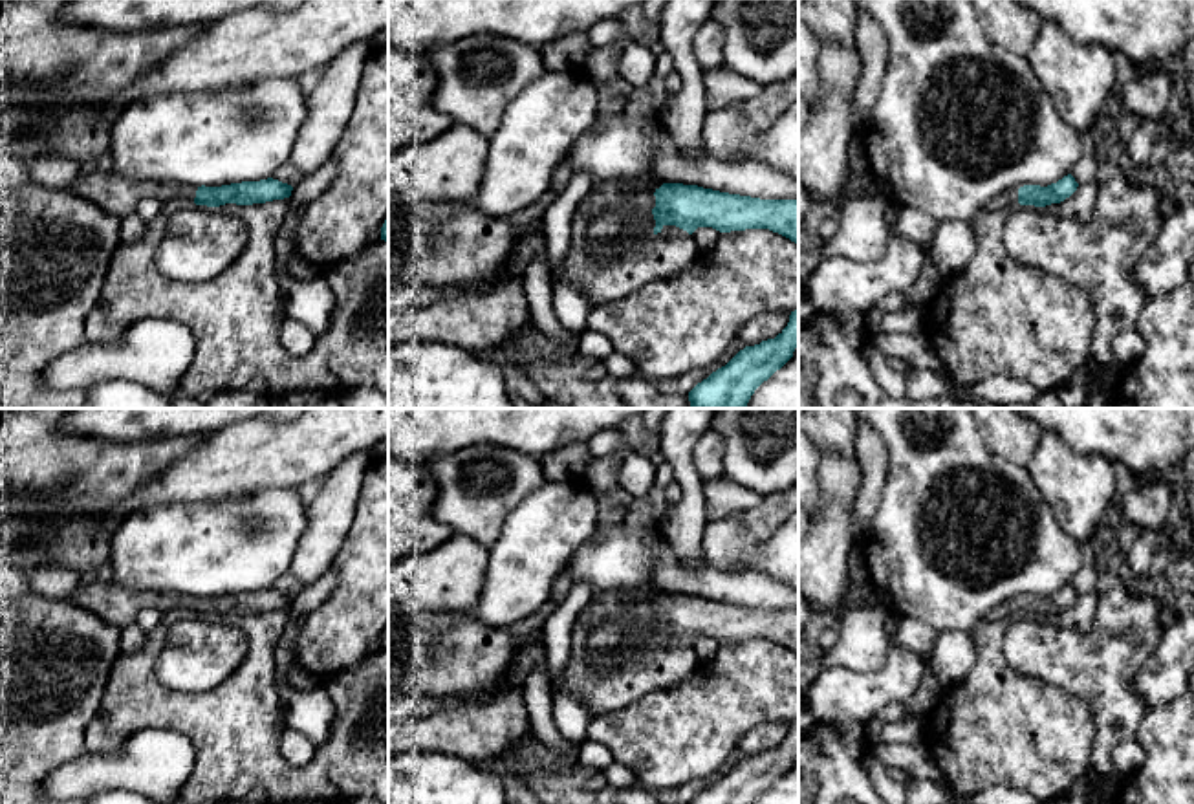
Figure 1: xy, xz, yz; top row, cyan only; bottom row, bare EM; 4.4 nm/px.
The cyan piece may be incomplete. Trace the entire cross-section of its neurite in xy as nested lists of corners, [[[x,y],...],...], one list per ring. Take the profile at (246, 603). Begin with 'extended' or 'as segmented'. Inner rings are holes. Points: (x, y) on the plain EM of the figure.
extended; [[[115,581],[79,584],[68,599],[117,628],[136,623],[143,608],[157,608],[159,612],[181,608],[192,610],[196,615],[220,617],[284,610],[293,601],[291,595],[273,588],[222,597],[194,597],[174,592],[128,590]]]

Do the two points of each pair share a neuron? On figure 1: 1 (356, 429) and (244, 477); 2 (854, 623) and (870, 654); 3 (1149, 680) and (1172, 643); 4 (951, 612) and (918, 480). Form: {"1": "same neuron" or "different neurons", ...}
{"1": "same neuron", "2": "same neuron", "3": "same neuron", "4": "same neuron"}

